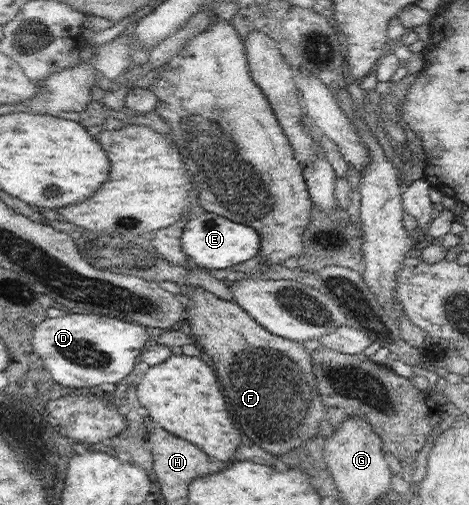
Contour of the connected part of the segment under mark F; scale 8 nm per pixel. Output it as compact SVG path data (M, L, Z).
M181 284L181 288L189 298L185 310L186 314L190 314L187 319L191 334L196 345L214 360L216 372L222 380L222 388L230 404L228 412L232 414L236 428L270 454L283 456L292 450L302 450L307 440L312 440L319 434L320 423L327 420L326 409L317 390L310 351L300 342L272 334L235 301L218 298L204 288L194 288L188 284Z

